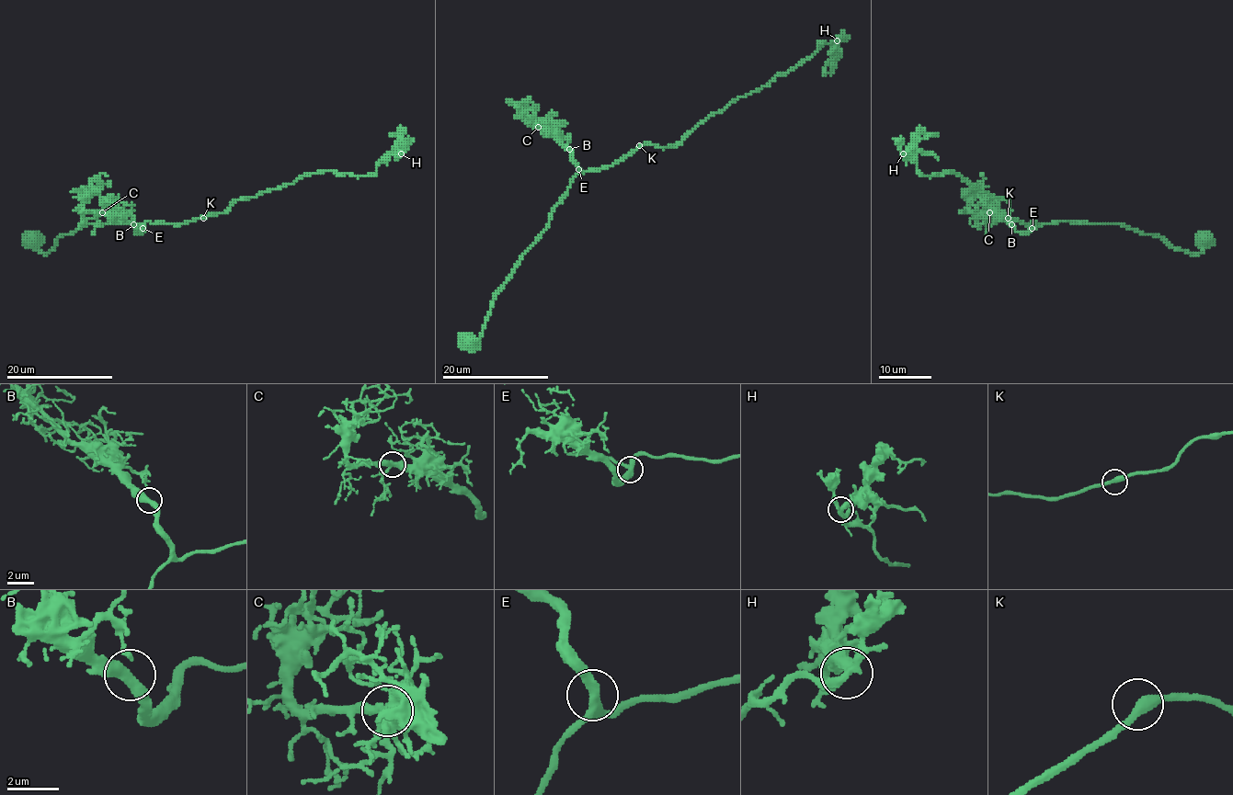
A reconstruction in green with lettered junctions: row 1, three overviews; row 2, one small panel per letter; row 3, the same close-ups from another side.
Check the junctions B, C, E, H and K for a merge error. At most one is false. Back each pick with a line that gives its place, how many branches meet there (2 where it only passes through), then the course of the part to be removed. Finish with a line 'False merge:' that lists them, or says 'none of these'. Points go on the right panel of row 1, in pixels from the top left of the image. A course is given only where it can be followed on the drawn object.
False merge: none of these

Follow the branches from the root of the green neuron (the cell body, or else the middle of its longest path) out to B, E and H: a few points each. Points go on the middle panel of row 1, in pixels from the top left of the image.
B: (640, 146), (610, 165), (581, 173), (569, 149)
E: (640, 146), (610, 165), (581, 173), (579, 169)
H: (640, 146), (676, 145), (737, 98), (761, 89), (778, 74), (807, 60), (819, 43), (837, 40)

